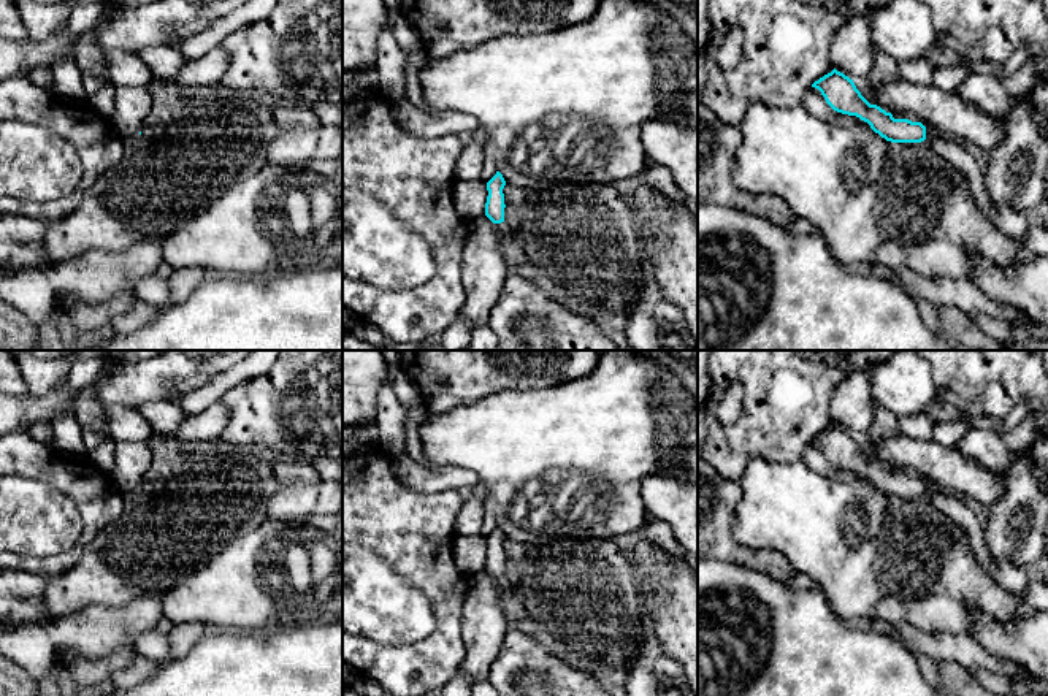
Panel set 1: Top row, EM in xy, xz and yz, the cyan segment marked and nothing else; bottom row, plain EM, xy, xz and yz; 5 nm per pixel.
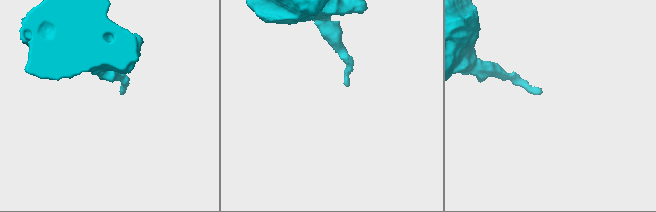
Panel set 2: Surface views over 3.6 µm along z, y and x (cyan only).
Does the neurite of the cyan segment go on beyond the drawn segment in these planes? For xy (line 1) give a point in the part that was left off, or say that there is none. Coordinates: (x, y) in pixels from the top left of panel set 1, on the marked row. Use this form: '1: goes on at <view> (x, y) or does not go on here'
1: does not go on here

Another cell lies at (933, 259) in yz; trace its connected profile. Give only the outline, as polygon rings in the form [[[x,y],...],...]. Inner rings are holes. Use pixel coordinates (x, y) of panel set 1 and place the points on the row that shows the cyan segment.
[[[883,241],[877,249],[877,260],[891,270],[907,268],[928,279],[969,277],[973,265],[962,247],[948,241],[912,244]]]

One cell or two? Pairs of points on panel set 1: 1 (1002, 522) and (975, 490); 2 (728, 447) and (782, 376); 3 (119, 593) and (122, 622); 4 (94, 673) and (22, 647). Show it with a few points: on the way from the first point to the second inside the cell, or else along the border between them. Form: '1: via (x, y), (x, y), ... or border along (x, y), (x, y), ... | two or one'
1: border along (998, 473), (1002, 482), (1002, 493), (988, 508) | two
2: via (745, 430), (782, 393) | one
3: border along (157, 596), (135, 596), (118, 606), (84, 608) | two
4: border along (54, 653), (62, 647), (72, 647), (94, 660) | two

